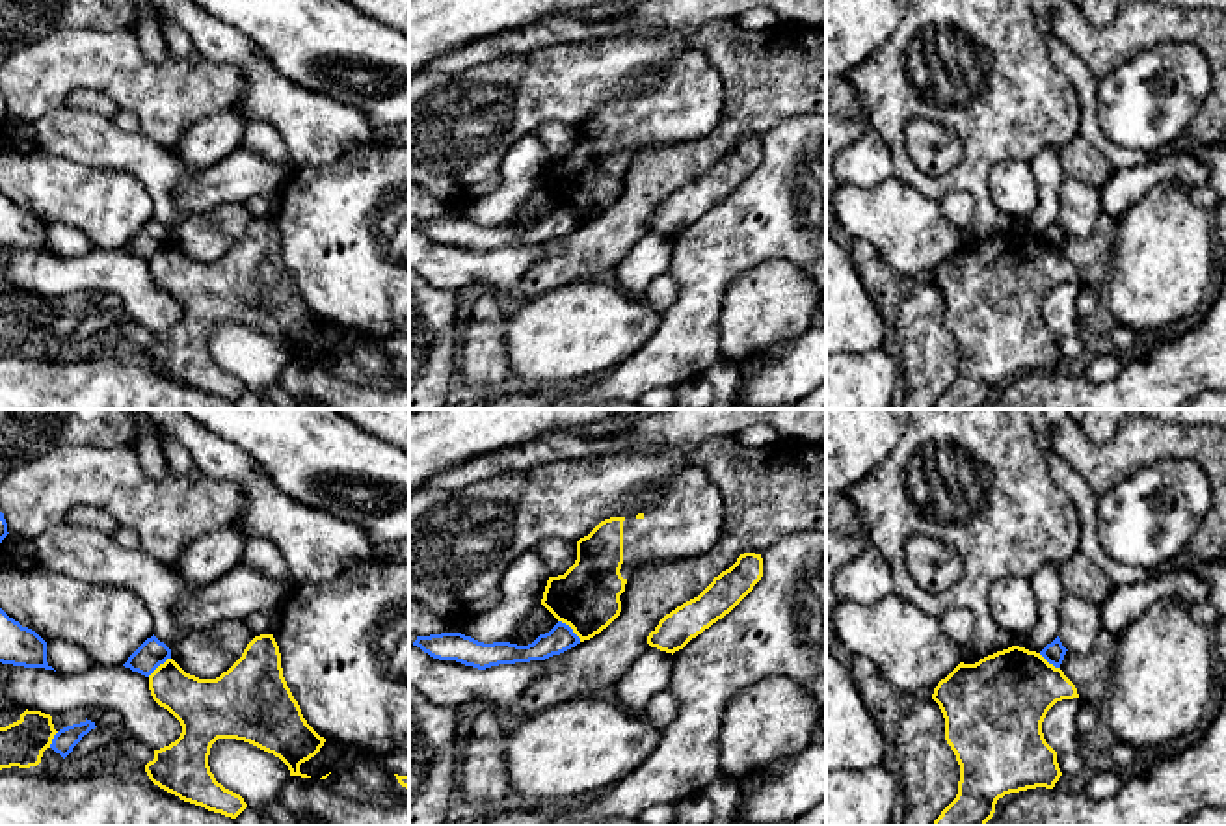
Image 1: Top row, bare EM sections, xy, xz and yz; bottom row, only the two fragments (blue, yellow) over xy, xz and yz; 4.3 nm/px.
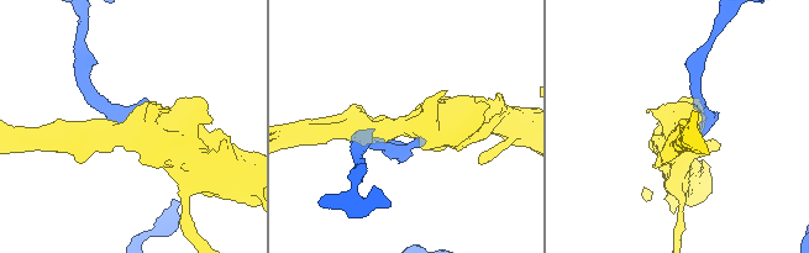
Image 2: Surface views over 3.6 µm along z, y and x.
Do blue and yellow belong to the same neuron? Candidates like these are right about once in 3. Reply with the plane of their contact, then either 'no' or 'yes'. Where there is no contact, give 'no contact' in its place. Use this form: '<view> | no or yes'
xz | no

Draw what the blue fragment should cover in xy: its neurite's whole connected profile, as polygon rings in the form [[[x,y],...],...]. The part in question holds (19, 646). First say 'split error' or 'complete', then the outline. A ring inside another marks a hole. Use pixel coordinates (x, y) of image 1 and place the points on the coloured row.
complete | [[[0,608],[0,662],[54,670],[47,662],[47,642],[32,629],[22,627]]]

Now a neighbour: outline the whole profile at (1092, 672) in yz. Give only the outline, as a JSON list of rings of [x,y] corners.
[[[1103,631],[1088,653],[1066,651],[1060,670],[1083,701],[1099,707],[1107,698],[1116,666],[1116,646],[1118,638]]]

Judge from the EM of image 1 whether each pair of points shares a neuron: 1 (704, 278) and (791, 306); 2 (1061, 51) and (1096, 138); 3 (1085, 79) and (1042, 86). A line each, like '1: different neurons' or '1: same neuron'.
1: different neurons
2: same neuron
3: different neurons

